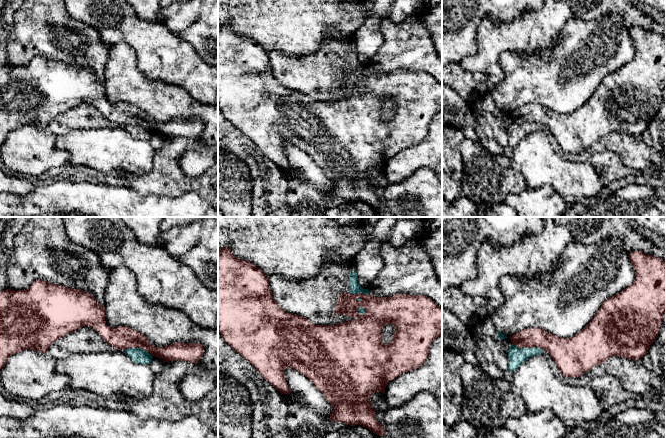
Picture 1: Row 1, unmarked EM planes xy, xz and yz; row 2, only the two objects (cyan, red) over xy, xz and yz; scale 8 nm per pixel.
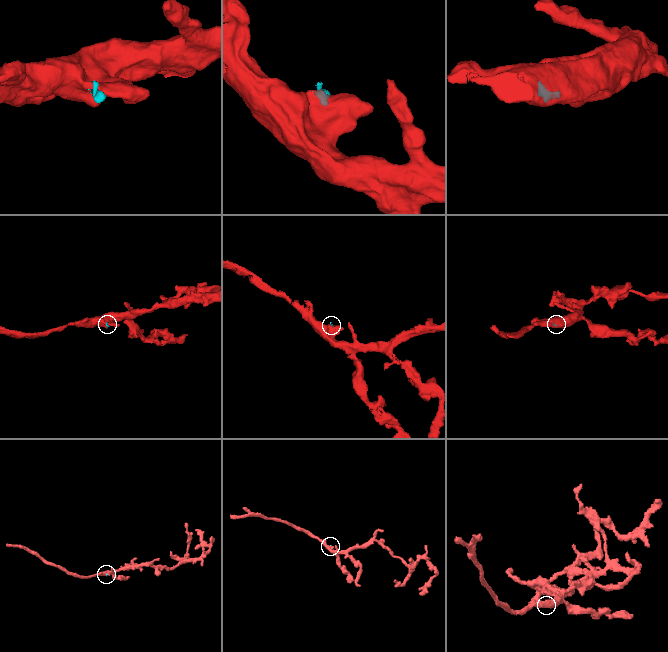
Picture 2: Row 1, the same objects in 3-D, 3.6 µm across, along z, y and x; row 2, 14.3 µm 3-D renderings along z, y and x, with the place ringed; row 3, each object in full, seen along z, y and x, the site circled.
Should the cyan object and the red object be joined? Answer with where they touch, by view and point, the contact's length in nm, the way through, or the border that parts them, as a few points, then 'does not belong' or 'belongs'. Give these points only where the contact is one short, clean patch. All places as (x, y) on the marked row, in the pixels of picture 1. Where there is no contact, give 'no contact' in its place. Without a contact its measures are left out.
contact xy (138, 348); length 240 nm; border xy (123, 349), (143, 348), (152, 356); does not belong

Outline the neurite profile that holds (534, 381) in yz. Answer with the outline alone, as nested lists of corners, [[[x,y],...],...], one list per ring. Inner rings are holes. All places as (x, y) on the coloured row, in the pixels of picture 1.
[[[541,354],[529,357],[513,371],[511,389],[525,401],[528,412],[550,409],[563,421],[595,422],[606,408],[589,386],[562,382]]]

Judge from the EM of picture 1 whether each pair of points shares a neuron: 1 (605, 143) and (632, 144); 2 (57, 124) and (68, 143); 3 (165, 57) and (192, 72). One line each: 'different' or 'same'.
1: same
2: different
3: same

